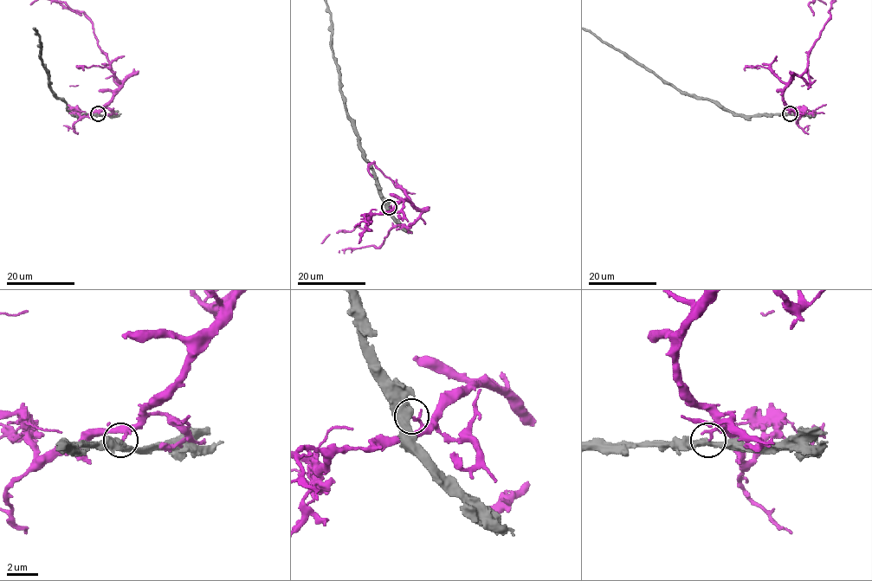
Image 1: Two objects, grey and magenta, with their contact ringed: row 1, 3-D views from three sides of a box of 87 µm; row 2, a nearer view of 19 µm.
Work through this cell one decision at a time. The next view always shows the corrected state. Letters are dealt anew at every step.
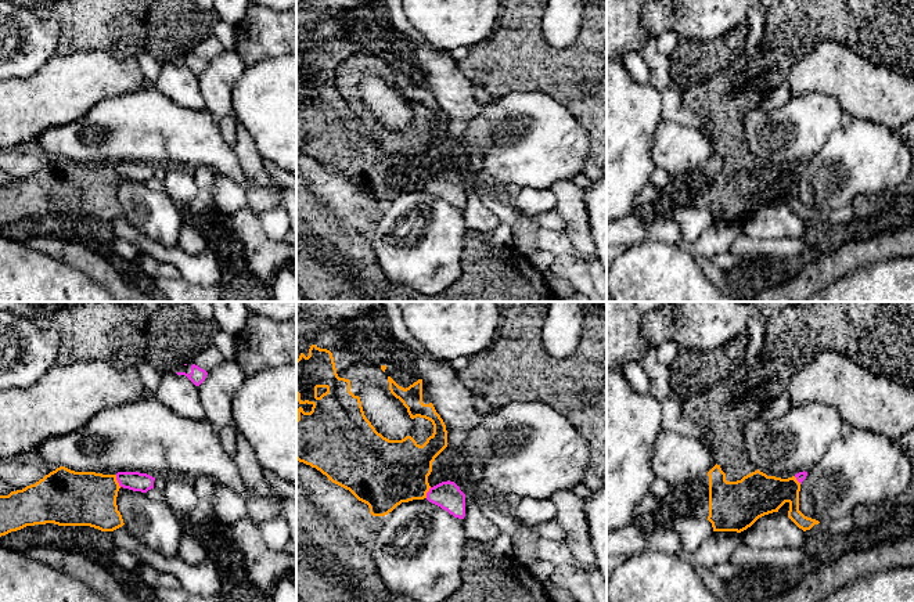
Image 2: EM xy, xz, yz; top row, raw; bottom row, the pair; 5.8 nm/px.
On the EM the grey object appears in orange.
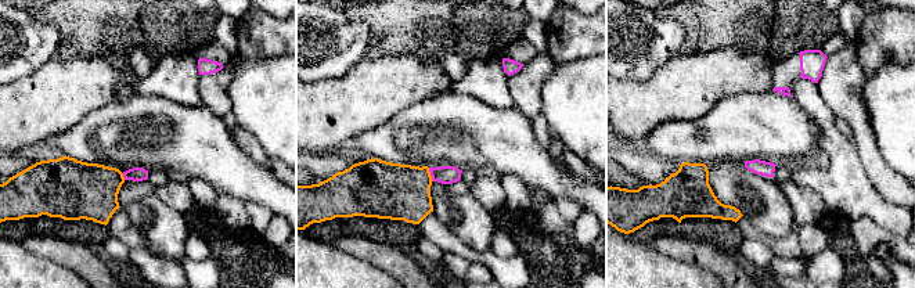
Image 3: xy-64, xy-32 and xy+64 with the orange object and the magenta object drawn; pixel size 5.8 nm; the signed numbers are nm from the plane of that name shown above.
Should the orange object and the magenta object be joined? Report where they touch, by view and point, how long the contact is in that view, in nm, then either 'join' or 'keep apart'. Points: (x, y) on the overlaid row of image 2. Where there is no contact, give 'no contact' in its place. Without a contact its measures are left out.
xy (117, 480) | 80 nm | keep apart

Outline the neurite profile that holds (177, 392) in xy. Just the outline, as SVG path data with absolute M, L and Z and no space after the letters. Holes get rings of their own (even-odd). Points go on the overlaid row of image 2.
M166 372L158 389L150 396L179 415L190 419L206 419L199 401L199 390L186 375Z

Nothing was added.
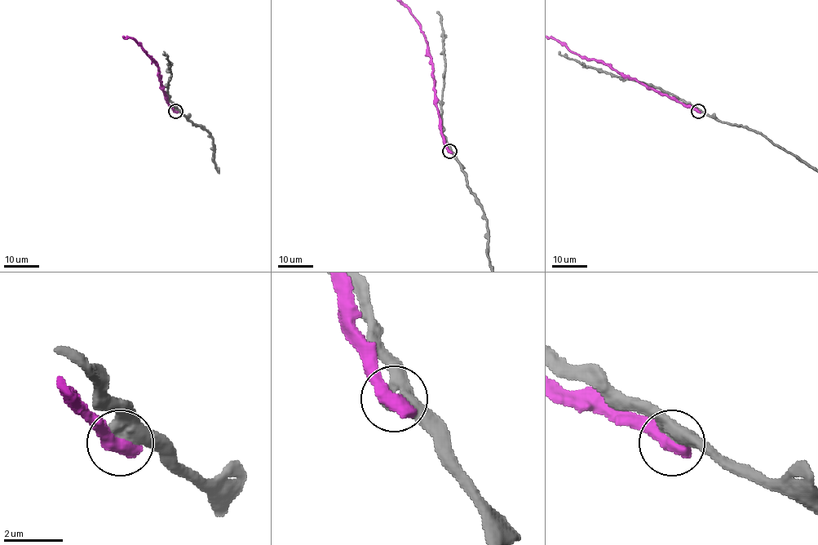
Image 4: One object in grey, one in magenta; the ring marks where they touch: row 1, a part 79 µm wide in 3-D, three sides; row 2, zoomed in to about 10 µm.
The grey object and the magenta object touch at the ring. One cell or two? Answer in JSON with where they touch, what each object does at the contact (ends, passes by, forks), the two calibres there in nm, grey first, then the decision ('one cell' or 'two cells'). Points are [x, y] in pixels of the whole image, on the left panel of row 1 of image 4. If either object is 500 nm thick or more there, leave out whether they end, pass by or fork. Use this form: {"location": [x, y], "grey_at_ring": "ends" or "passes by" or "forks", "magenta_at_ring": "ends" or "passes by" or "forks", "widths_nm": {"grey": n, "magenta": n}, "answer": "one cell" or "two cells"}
{"location": [175, 111], "widths_nm": {"grey": 500, "magenta": 600}, "answer": "two cells"}

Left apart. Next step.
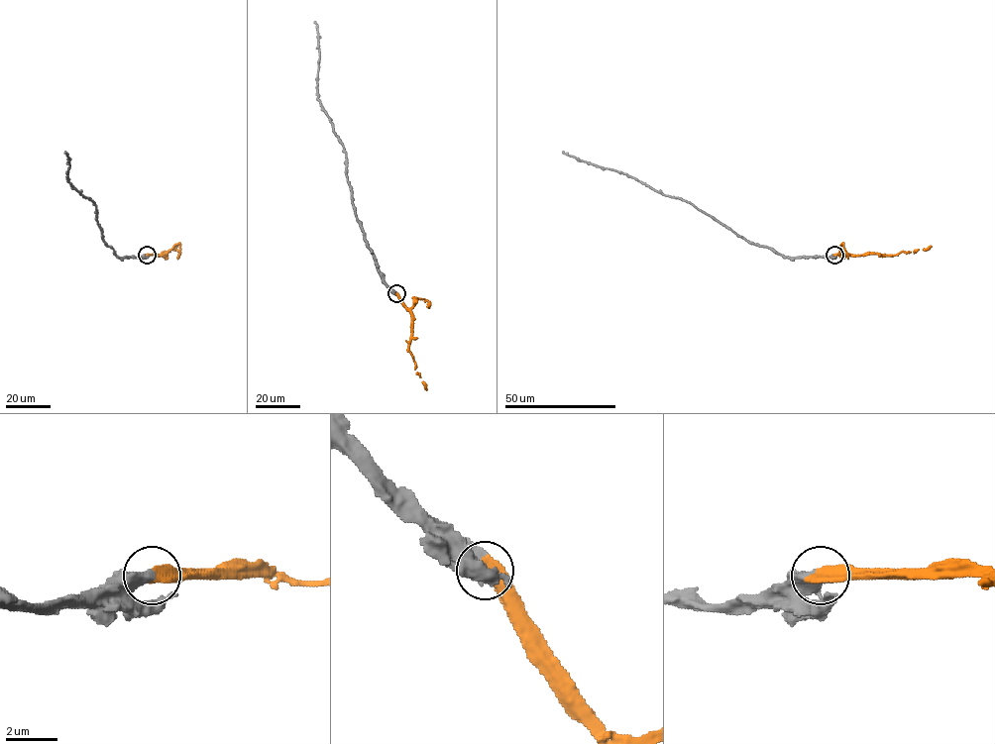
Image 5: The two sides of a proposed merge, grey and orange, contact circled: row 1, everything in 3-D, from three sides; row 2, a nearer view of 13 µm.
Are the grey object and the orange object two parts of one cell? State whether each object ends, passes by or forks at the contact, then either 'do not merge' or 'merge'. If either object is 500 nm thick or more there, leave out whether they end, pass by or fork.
merge

